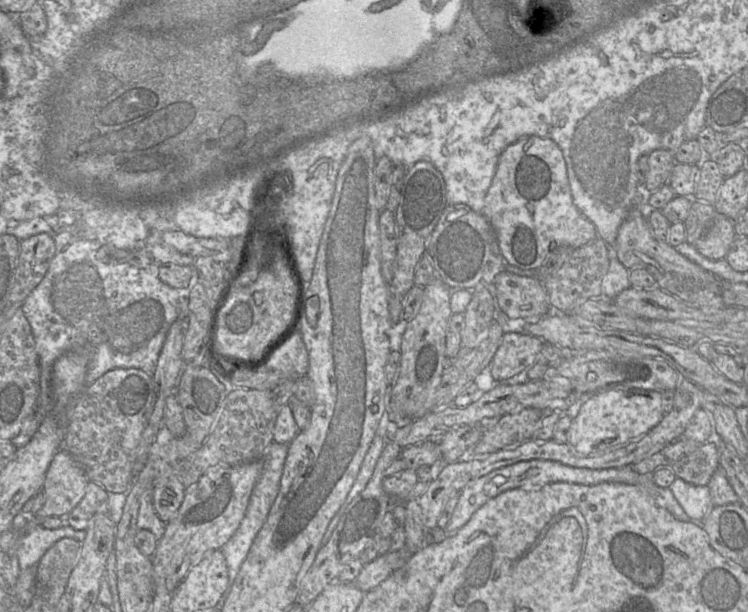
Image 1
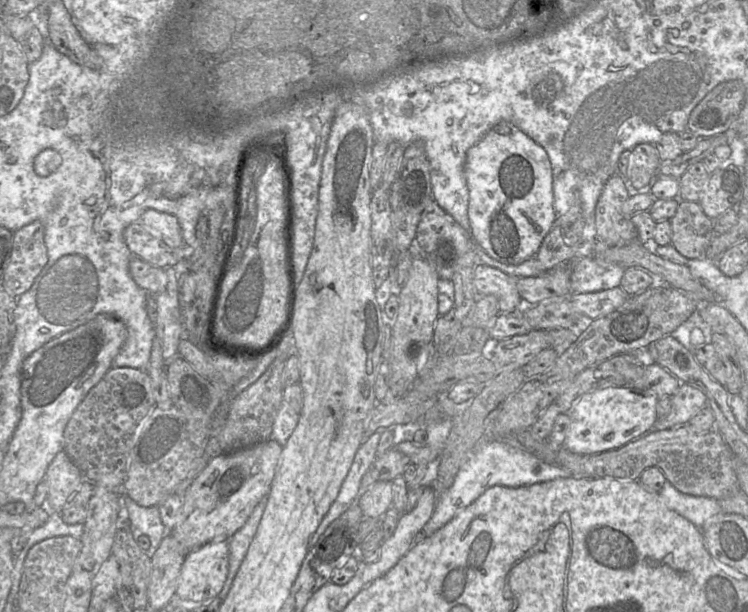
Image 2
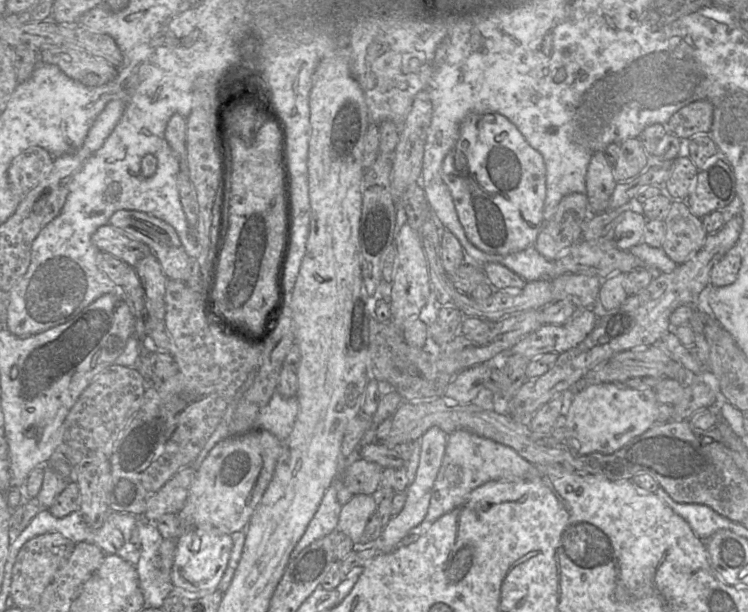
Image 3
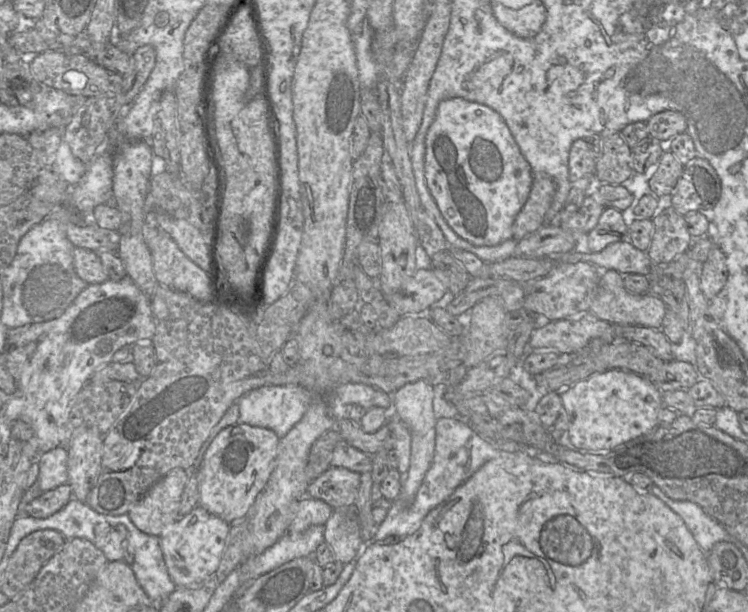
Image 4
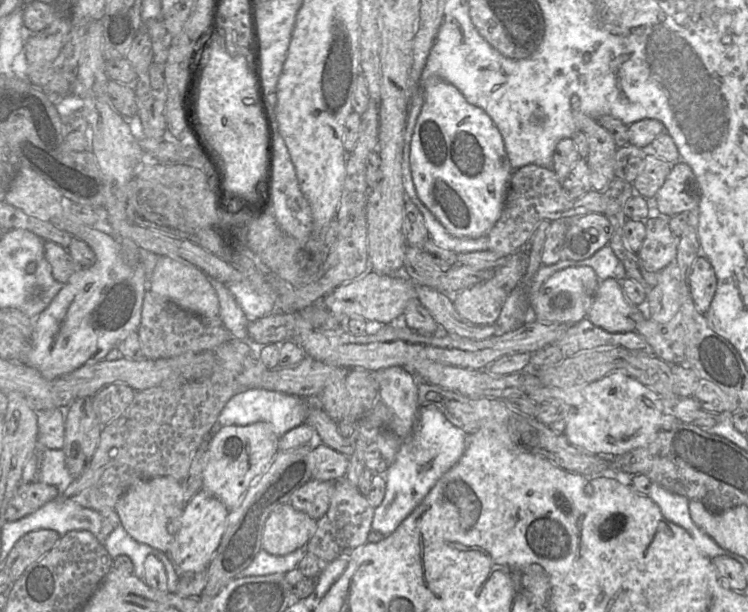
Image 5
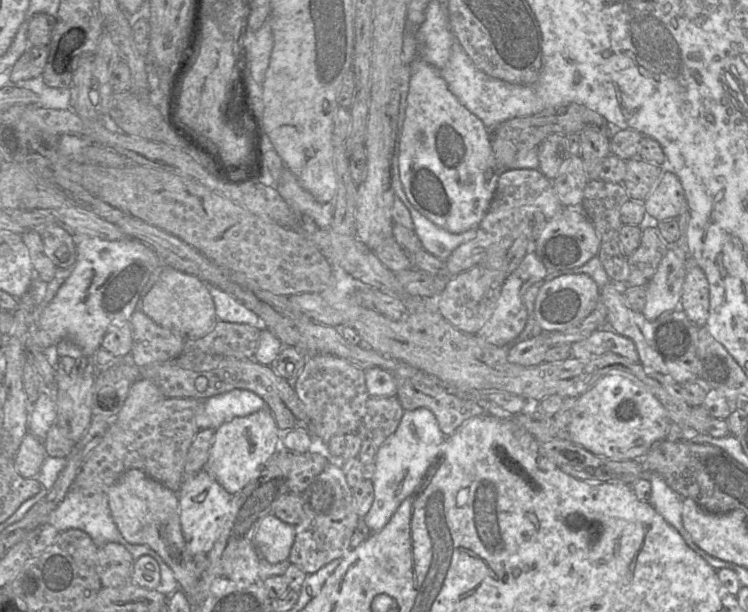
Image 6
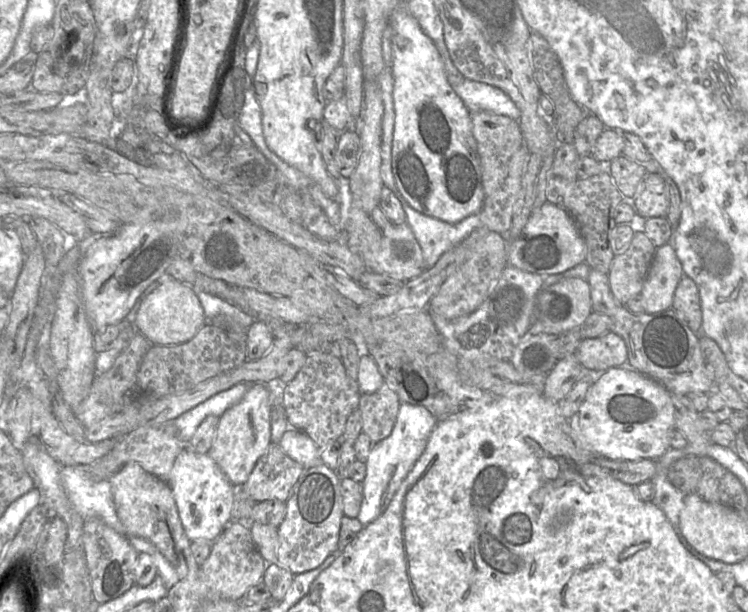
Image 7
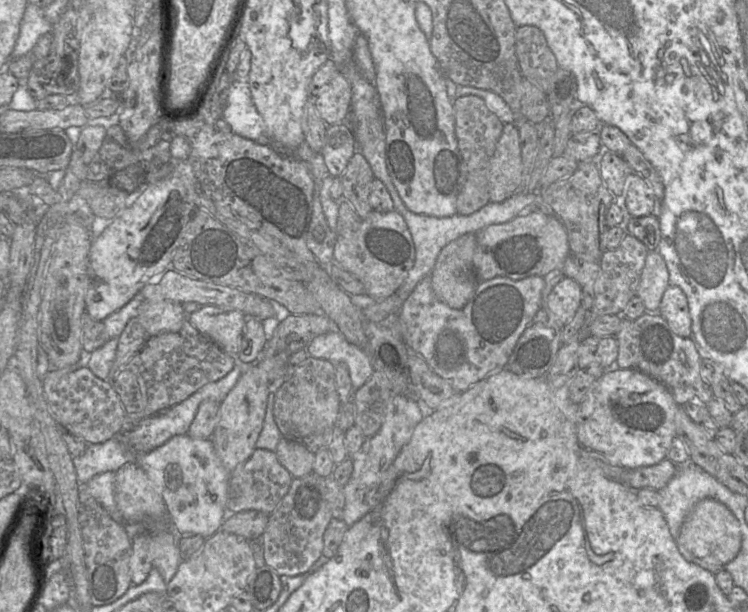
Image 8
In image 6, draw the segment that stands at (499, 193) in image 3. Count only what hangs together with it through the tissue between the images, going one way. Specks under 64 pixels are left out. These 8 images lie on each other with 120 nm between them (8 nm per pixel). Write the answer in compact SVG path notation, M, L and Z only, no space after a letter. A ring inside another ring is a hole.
M416 56L409 69L407 105L399 143L400 180L408 201L420 213L450 232L461 233L479 225L497 186L500 172L496 168L489 129L458 100L434 66Z

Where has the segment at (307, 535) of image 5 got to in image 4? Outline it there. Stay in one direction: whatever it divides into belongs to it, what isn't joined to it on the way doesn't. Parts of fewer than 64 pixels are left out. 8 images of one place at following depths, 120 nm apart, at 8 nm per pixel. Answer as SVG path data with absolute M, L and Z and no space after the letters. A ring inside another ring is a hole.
M309 496L294 503L294 515L286 533L301 533L315 525L324 525L334 509L326 502Z

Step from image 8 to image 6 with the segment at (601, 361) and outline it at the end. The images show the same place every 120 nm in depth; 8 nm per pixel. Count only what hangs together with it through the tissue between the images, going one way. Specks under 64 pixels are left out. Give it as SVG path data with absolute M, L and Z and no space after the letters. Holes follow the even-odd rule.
M608 326L595 330L589 337L573 343L571 347L572 357L578 359L588 359L612 352L633 363L640 362L634 342L630 338L614 332Z

